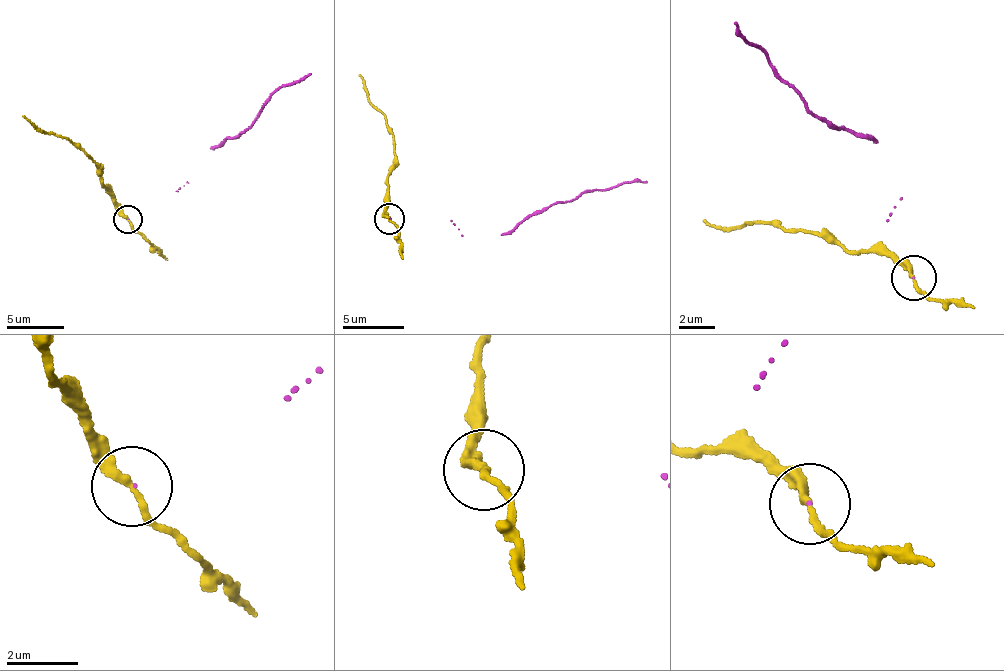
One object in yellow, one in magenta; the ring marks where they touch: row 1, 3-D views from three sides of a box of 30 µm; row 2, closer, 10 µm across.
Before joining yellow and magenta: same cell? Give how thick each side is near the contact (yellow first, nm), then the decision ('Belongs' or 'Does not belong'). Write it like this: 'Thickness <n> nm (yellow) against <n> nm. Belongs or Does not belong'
Thickness 200 nm (yellow) against 30 nm. Does not belong

